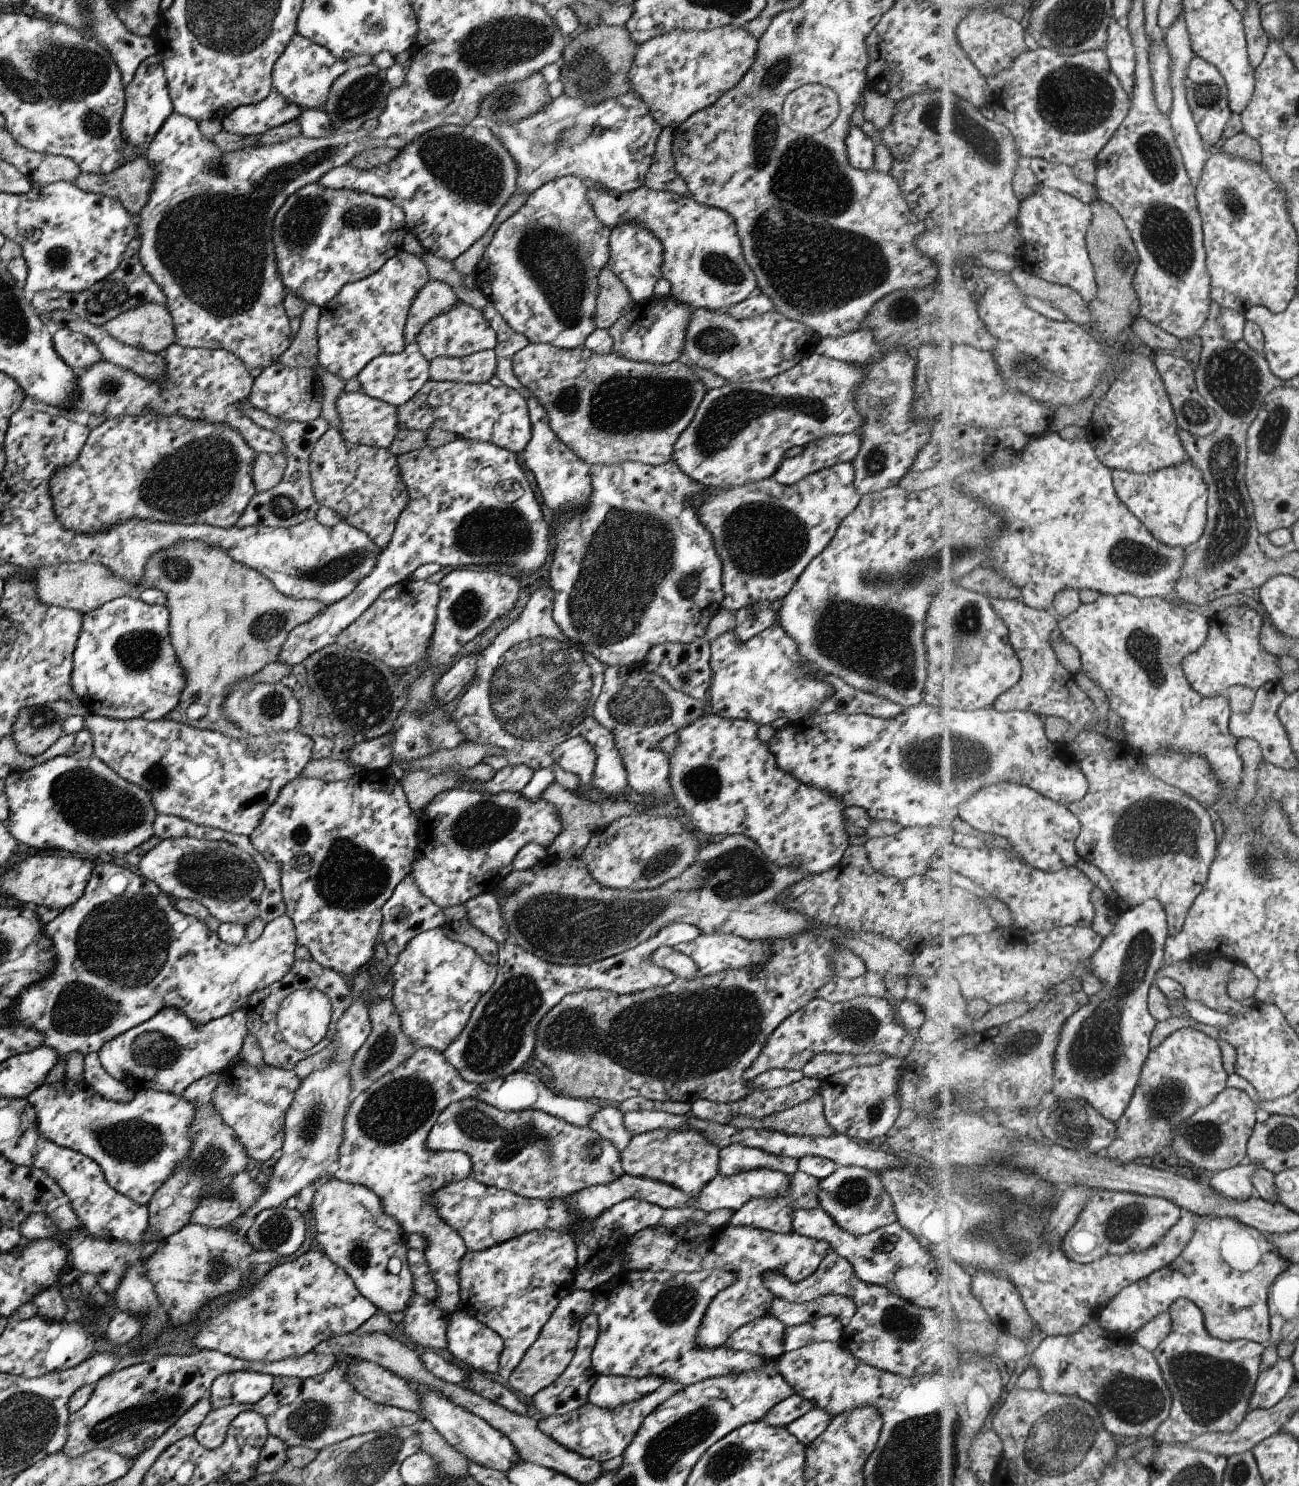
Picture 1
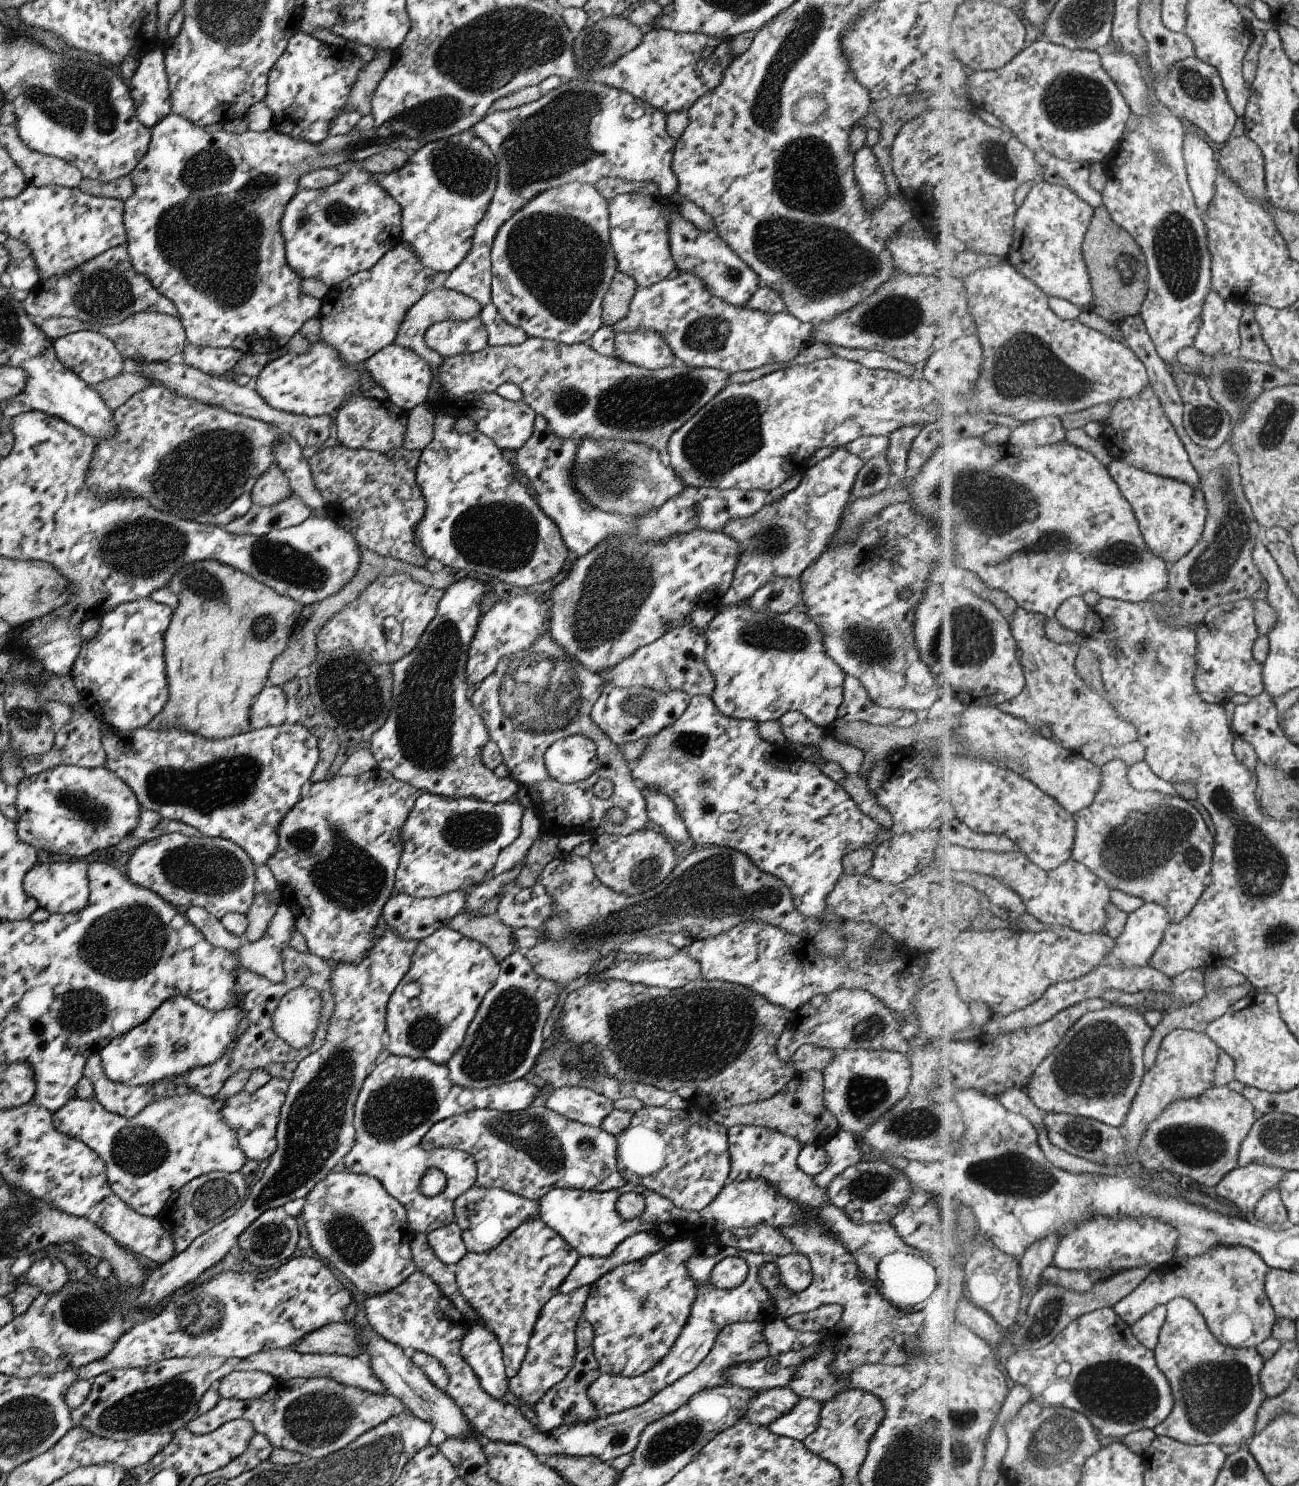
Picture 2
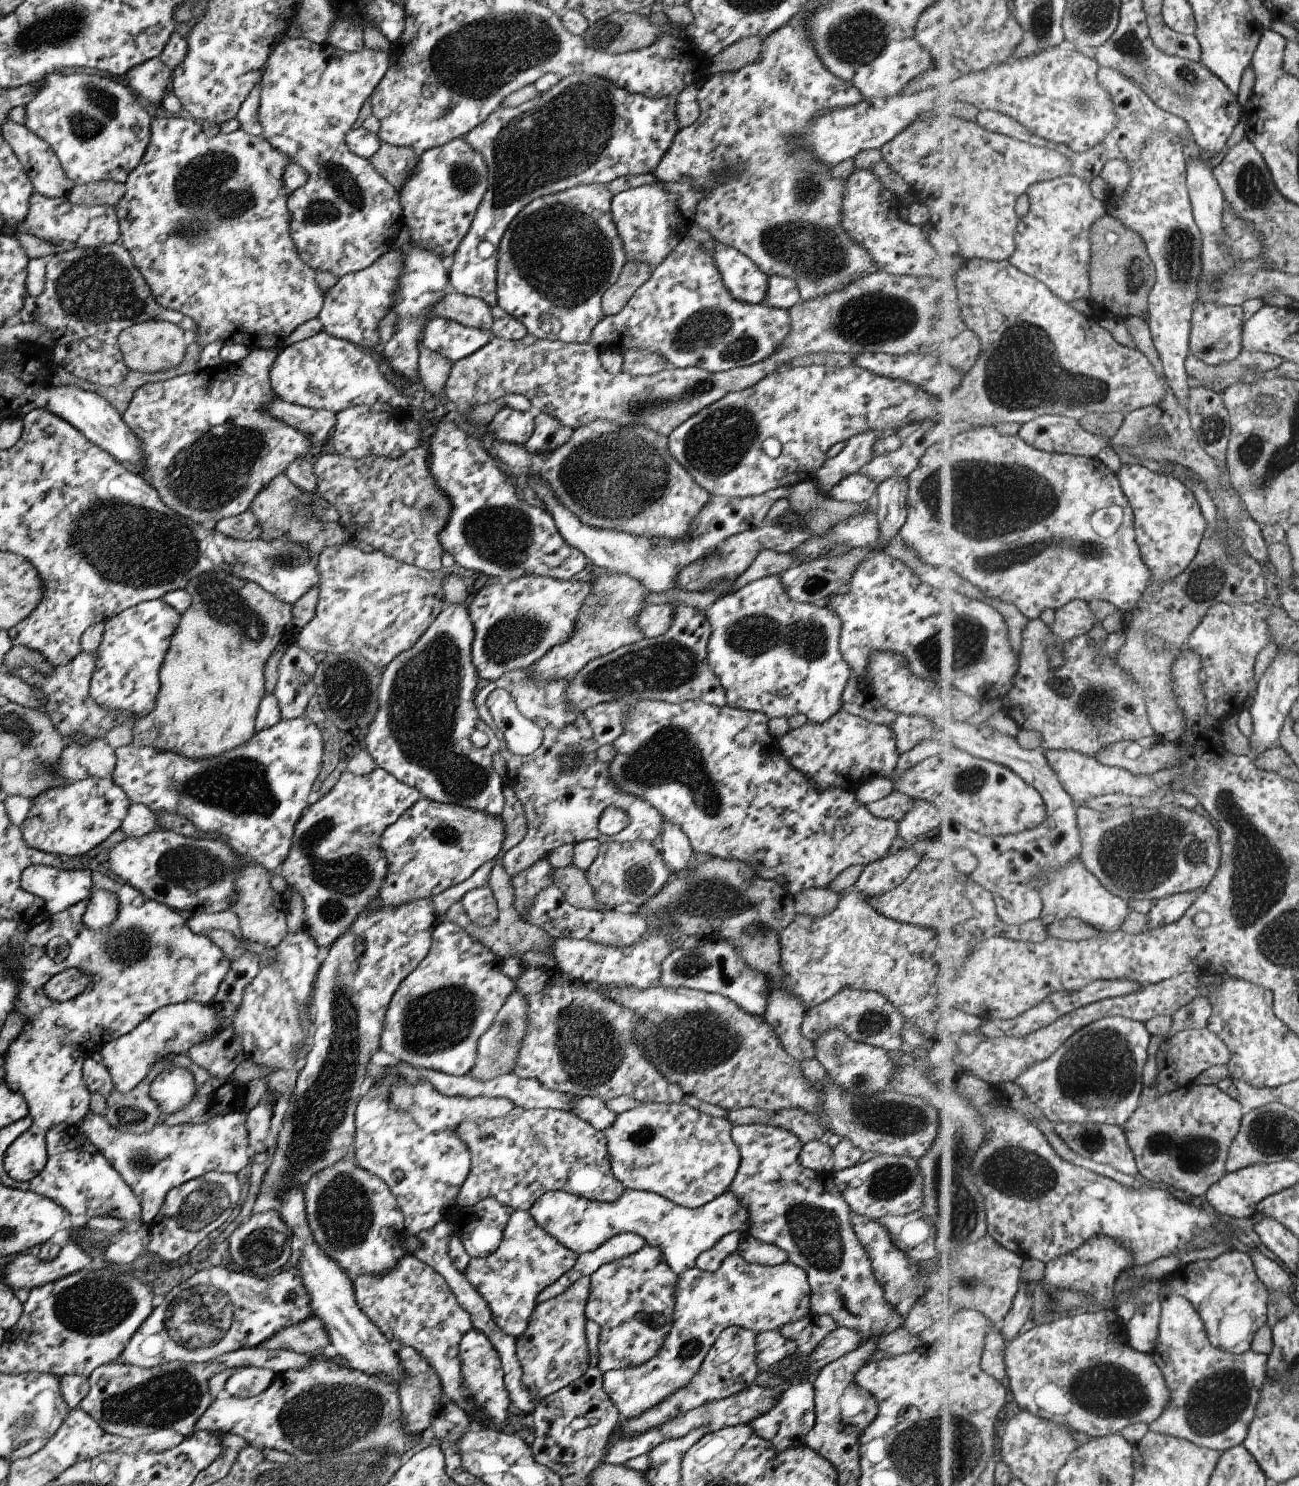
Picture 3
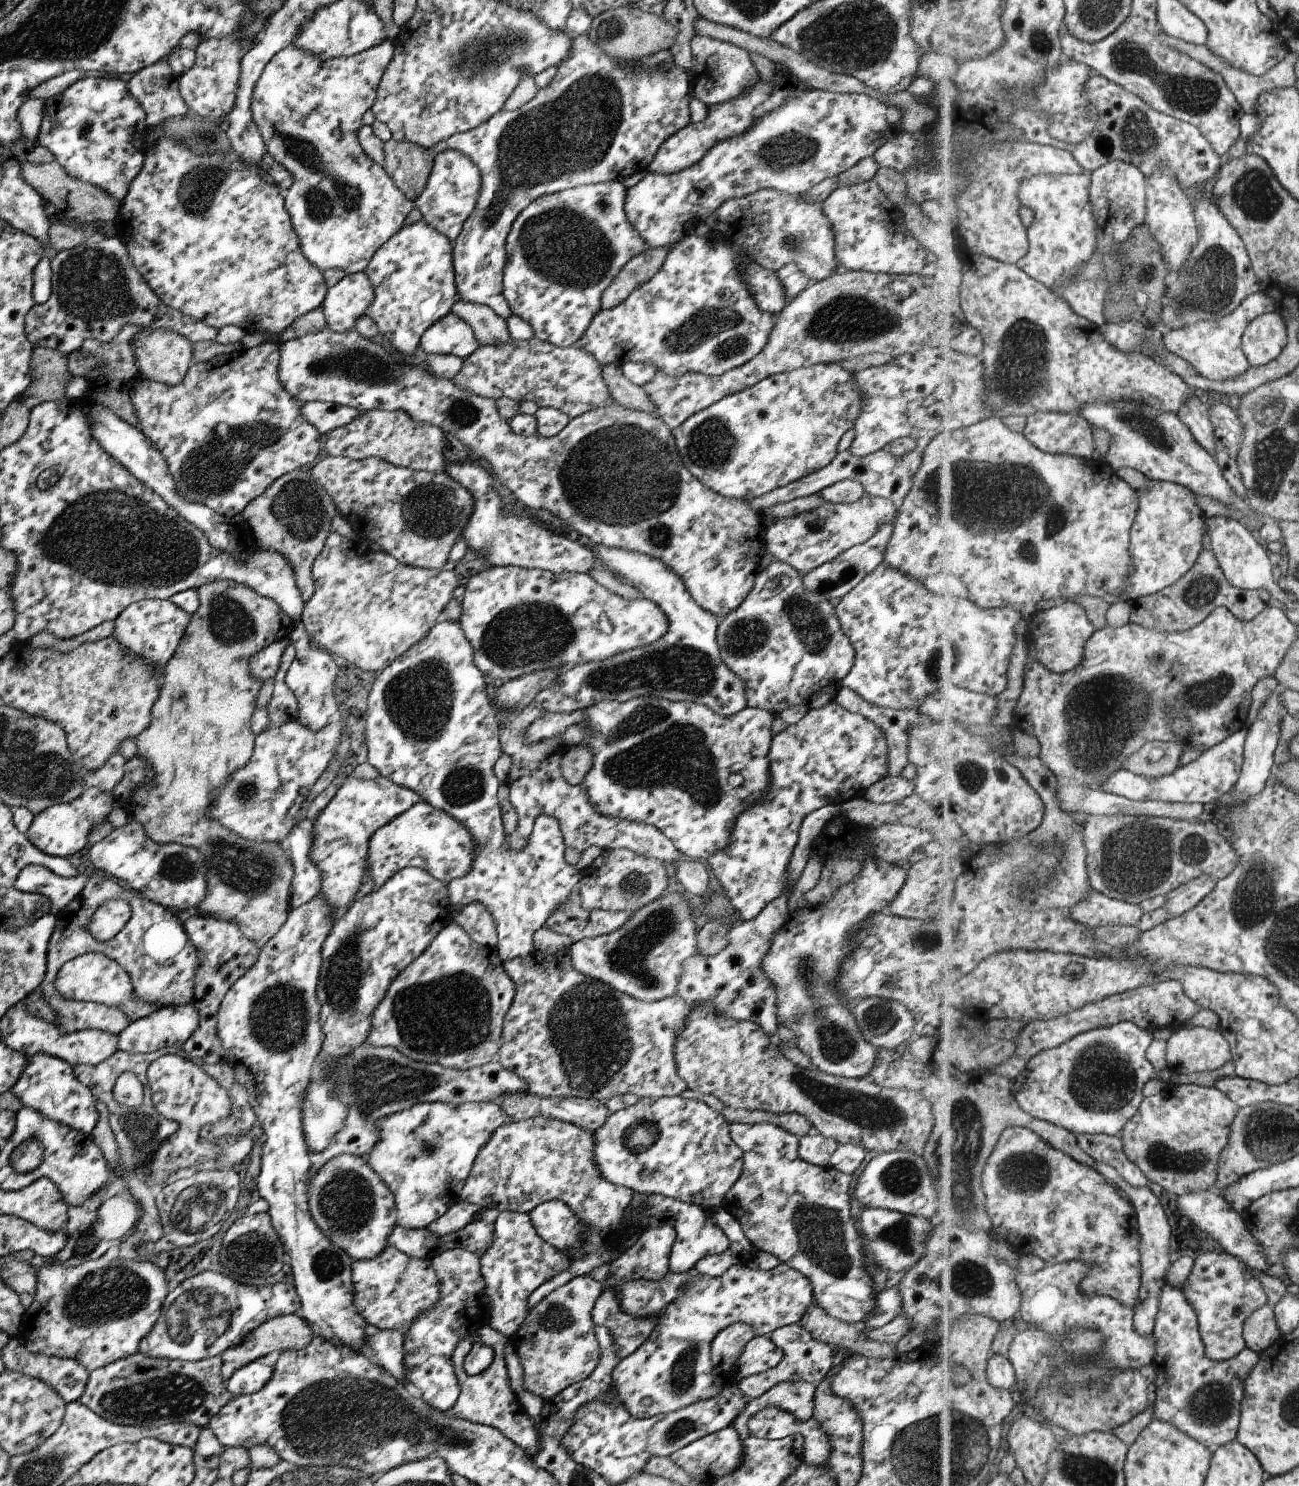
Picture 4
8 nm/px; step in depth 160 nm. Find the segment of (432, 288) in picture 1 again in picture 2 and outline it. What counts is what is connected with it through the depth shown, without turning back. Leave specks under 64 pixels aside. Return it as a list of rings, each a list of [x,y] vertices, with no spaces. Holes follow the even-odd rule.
[[[438,287],[422,294],[421,298],[406,310],[398,331],[396,332],[394,343],[400,347],[412,350],[429,365],[430,371],[432,372],[432,379],[428,388],[426,402],[433,403],[437,406],[443,396],[440,385],[436,380],[436,372],[438,371],[438,366],[441,364],[443,359],[439,354],[427,348],[427,346],[423,344],[423,335],[425,334],[425,331],[433,323],[438,323],[439,321],[464,321],[468,318],[477,317],[481,307],[482,306],[476,300],[465,296],[463,293],[458,293],[455,292],[455,290],[449,290],[445,287]]]

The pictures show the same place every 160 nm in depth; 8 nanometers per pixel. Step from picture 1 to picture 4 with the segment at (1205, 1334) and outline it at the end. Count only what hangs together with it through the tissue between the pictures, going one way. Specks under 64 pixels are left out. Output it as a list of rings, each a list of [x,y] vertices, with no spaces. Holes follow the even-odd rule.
[[[1169,1283],[1160,1294],[1160,1309],[1153,1335],[1156,1338],[1153,1365],[1159,1372],[1155,1418],[1190,1434],[1213,1453],[1237,1440],[1246,1382],[1261,1360],[1260,1353],[1247,1347],[1228,1361],[1210,1359],[1206,1355],[1196,1310],[1184,1292]]]

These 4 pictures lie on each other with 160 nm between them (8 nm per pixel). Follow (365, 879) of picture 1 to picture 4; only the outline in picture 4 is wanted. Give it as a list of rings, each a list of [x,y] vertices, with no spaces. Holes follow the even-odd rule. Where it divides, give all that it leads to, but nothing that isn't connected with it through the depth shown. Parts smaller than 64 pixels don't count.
[[[350,774],[314,818],[312,827],[309,828],[312,832],[312,843],[308,857],[319,870],[318,894],[332,909],[333,923],[347,912],[354,901],[353,895],[361,888],[364,872],[367,871],[370,836],[419,801],[420,796],[416,792],[393,784],[381,775],[364,781],[357,780]]]

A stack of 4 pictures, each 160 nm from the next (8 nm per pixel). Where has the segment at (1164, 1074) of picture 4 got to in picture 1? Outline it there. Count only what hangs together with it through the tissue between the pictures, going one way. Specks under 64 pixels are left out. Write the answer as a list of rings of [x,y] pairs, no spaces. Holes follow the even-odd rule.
[[[1151,899],[1120,915],[1115,930],[1104,937],[1100,949],[1092,956],[1087,969],[1101,982],[1102,989],[1090,996],[1090,1001],[1065,1021],[1060,1044],[1056,1048],[1053,1095],[1057,1099],[1083,1101],[1094,1106],[1114,1123],[1120,1120],[1135,1096],[1145,1061],[1152,1051],[1151,1034],[1158,1021],[1148,1009],[1149,988],[1163,968],[1165,947],[1170,935],[1168,914],[1157,899]]]

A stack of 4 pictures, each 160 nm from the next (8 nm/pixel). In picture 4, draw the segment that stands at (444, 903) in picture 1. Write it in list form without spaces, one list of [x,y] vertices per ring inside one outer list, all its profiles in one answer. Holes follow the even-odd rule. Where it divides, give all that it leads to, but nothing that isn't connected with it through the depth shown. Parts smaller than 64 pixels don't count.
[[[420,800],[370,836],[366,865],[375,888],[405,867],[420,868],[447,884],[468,873],[474,859],[474,846],[471,833],[456,818]]]

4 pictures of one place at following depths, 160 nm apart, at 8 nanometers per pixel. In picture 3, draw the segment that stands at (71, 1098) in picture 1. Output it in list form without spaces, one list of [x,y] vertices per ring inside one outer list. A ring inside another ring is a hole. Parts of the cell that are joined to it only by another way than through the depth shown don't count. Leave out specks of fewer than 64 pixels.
[[[87,1111],[76,1127],[133,1191],[139,1201],[141,1222],[150,1226],[163,1204],[164,1196],[172,1188],[209,1171],[235,1175],[247,1166],[250,1153],[247,1151],[245,1117],[245,1113],[238,1111],[211,1115],[202,1123],[172,1126],[157,1123],[148,1131],[136,1135],[111,1126],[99,1113]]]

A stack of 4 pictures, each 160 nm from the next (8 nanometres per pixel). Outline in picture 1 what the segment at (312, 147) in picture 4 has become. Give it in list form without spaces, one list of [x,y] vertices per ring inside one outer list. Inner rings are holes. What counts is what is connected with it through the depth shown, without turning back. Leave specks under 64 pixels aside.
[[[295,34],[273,63],[272,90],[286,101],[300,106],[300,112],[303,109],[321,109],[333,80],[351,65],[352,63],[336,59],[326,48]],[[315,182],[298,188],[283,201],[274,214],[270,233],[276,269],[287,292],[321,308],[345,283],[372,275],[388,258],[401,252],[407,228],[402,210],[389,199],[351,189],[326,189]]]

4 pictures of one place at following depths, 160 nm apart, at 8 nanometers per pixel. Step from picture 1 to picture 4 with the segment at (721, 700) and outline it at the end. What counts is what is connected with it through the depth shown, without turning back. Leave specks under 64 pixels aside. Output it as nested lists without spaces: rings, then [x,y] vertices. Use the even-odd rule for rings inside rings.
[[[781,561],[769,563],[764,569],[761,569],[755,575],[752,587],[749,589],[747,596],[741,601],[741,604],[727,613],[724,617],[718,620],[716,626],[716,643],[719,647],[719,654],[725,666],[742,682],[743,694],[747,707],[755,707],[761,710],[769,711],[774,716],[777,716],[782,710],[791,708],[797,705],[803,705],[811,709],[820,709],[827,703],[834,700],[837,691],[842,687],[842,680],[849,672],[854,661],[854,650],[849,642],[849,639],[843,634],[839,621],[837,620],[834,607],[828,600],[821,598],[817,593],[809,592],[804,589],[800,579],[800,573],[788,564]]]

